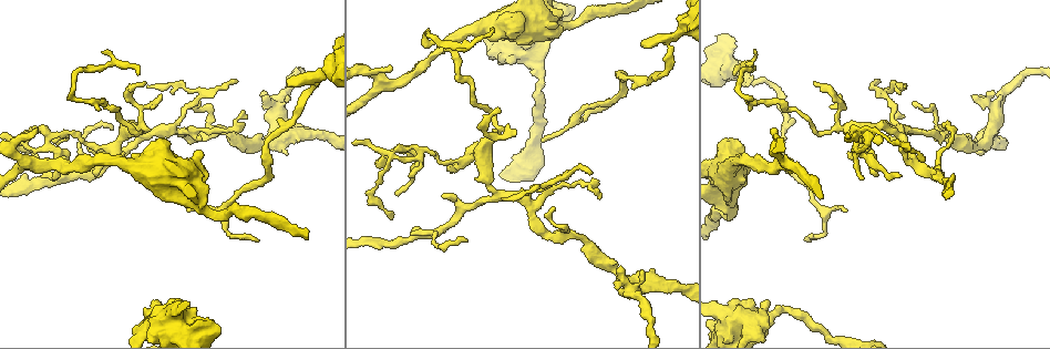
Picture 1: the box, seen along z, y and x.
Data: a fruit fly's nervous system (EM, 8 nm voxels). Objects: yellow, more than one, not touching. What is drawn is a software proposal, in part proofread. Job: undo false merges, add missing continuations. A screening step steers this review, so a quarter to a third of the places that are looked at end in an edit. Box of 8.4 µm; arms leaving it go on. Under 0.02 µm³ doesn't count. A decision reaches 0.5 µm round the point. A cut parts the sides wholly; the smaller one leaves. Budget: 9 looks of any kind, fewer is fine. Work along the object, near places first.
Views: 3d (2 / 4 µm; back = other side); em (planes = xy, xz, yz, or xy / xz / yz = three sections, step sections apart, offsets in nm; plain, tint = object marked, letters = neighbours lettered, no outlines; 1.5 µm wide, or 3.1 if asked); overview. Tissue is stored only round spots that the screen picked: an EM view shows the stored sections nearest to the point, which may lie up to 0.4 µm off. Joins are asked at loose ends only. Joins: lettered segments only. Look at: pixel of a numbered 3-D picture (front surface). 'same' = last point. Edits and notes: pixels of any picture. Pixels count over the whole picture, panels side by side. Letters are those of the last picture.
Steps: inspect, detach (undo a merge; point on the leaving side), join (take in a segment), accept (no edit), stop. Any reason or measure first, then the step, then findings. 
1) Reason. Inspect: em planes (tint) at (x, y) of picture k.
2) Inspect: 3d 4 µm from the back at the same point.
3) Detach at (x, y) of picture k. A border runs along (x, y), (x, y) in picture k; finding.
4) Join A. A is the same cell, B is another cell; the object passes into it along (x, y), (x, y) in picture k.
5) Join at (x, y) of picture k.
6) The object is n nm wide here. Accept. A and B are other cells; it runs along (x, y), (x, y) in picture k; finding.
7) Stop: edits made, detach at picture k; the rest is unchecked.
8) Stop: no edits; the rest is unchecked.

An open end. Inspect: em planes (letters) at (807, 239) of picture 1.

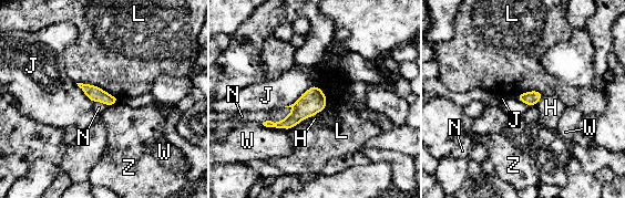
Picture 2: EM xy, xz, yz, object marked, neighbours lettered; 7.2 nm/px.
The object is 110 nm wide here. Accept. H, J, L, N, W and Z are other cells; a border runs along (293, 108), (276, 122), (263, 123) in picture 2; no lettered segment goes on from it.

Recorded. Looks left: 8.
Tapers out. Inspect: 3d 2 µm at (161, 95) of picture 1.

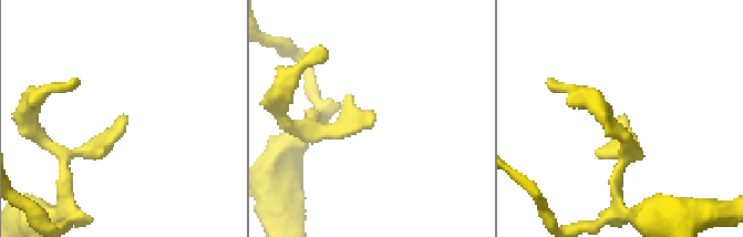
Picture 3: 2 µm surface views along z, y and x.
Now the EM. Inspect: em xz step 8 (letters) at (121, 117) of picture 3.

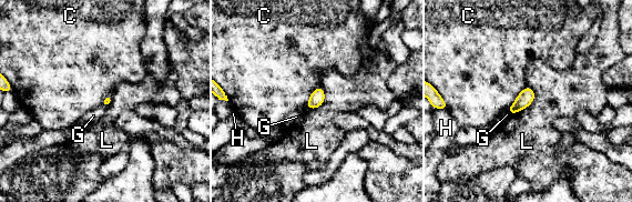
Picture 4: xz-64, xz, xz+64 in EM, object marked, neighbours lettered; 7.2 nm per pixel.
Another direction. Inspect: em planes (letters) at the same point.

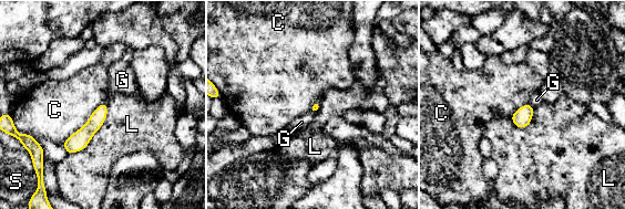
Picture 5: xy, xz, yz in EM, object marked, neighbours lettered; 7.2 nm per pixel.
The longest contact is with L, 480 nm. Accept. C, G, L and S are other cells; a border runs along (105, 102), (101, 103), (62, 144) in picture 5; no lettered segment goes on from it.

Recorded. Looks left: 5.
Sharp bend. Inspect: 3d 2 µm at (383, 83) of picture 1.

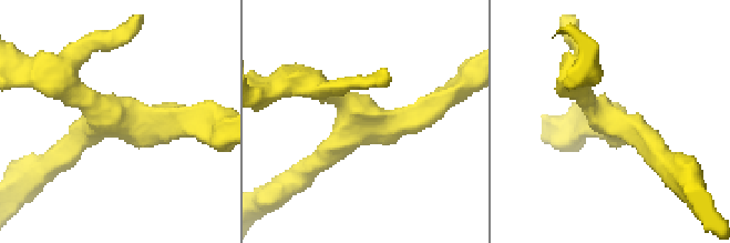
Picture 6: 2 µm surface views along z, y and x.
3 arms meet here; the arms are 200, 220, 260 nm wide. Inspect: em planes (tint) at (616, 124) of picture 6.

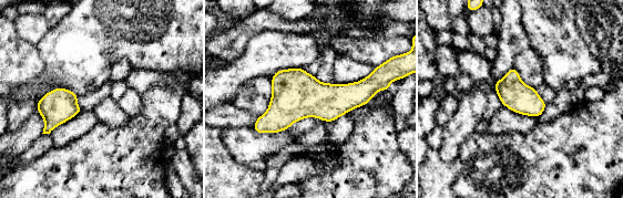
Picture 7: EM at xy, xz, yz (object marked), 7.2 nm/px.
Inspect: em planes (letters) at the same point.

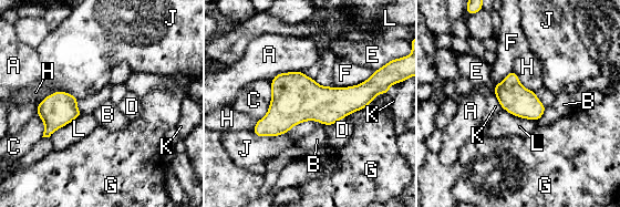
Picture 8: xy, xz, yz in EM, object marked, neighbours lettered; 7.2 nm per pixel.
The object is 220 nm wide here; the longest contact is with F, 320 nm. Accept. A, B, C, D, E, F, G, H, J, K and L are other cells; continuous, no second cell.

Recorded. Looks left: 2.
Stop: no edits; the rest is unchecked.

